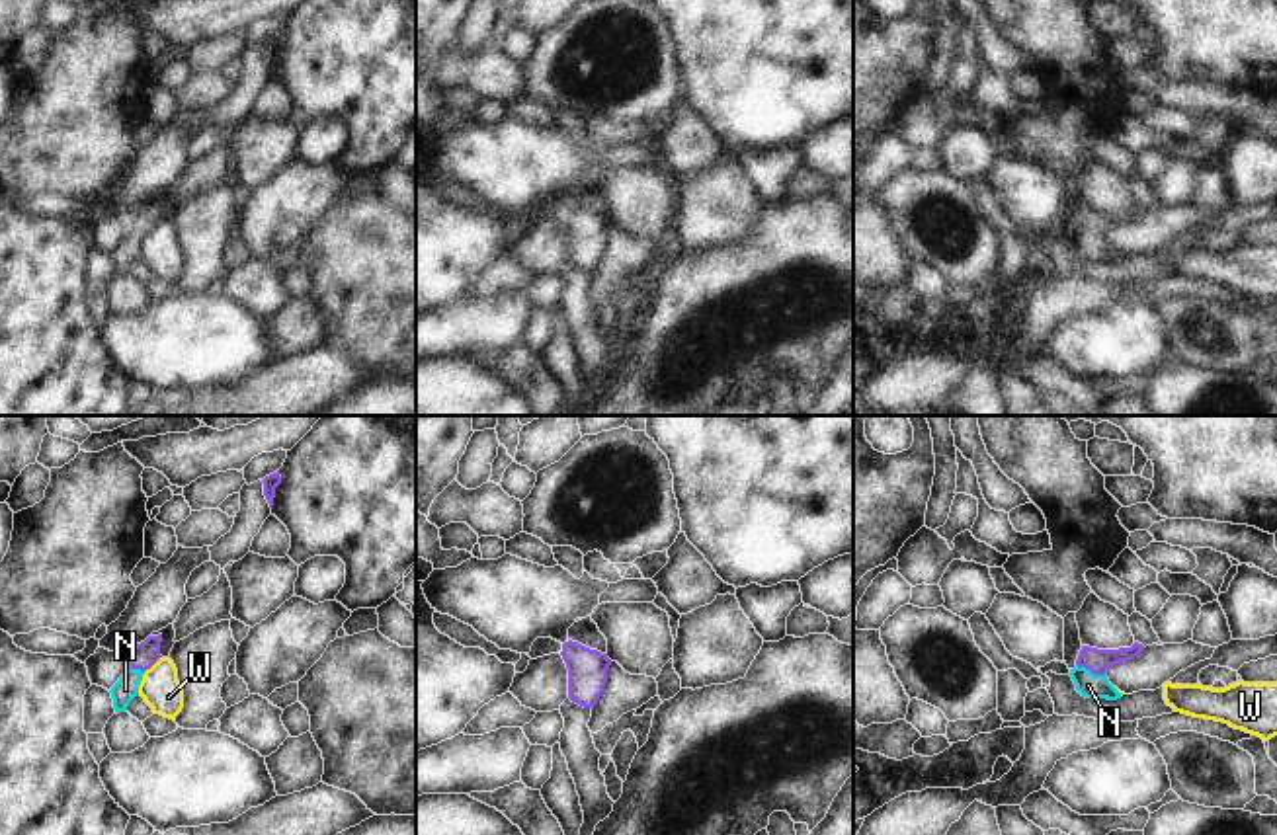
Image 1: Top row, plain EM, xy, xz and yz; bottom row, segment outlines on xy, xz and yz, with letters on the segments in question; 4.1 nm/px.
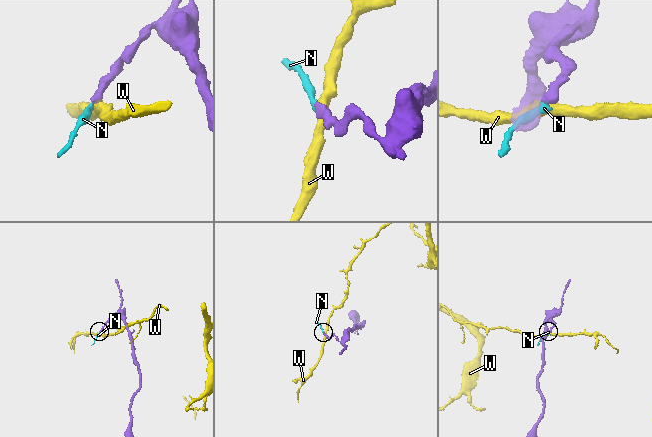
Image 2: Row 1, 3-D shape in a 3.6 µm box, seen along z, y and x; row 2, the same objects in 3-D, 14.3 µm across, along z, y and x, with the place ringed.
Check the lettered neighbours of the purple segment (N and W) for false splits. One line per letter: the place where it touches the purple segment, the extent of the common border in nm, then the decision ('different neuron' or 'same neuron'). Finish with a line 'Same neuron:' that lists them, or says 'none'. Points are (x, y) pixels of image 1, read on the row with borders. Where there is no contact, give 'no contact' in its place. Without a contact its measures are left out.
N: yz (1090, 670) | 130 nm | same neuron
W: xy (153, 664) | 100 nm | different neuron
Same neuron: N

